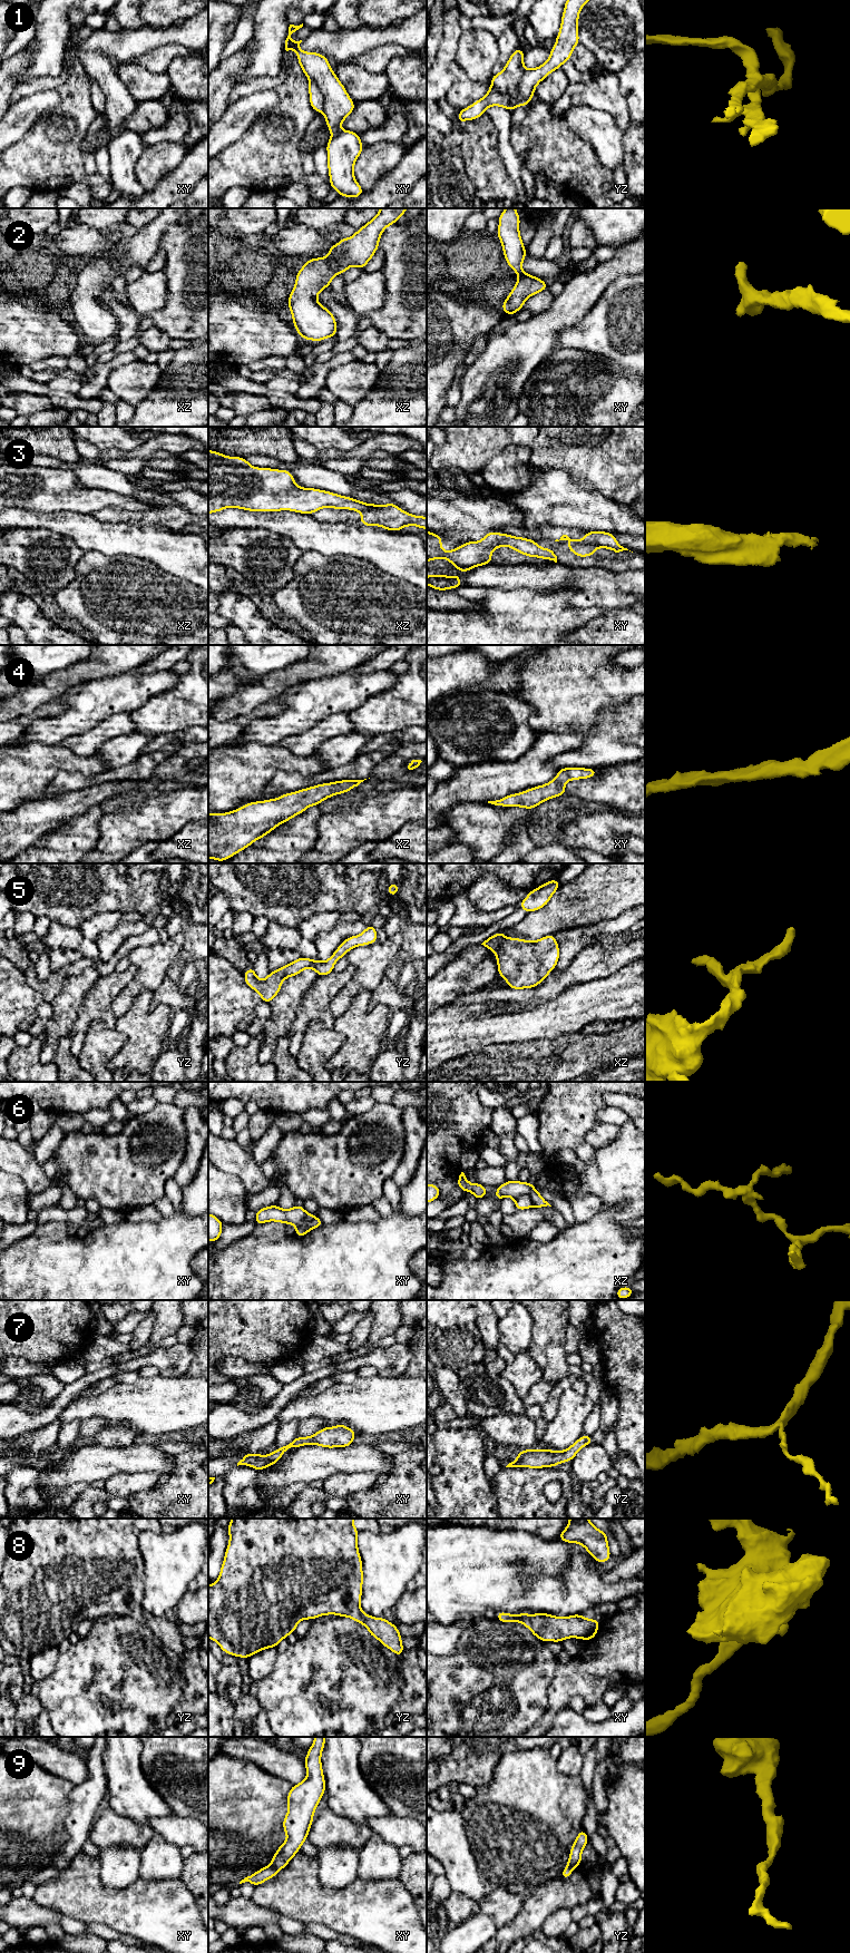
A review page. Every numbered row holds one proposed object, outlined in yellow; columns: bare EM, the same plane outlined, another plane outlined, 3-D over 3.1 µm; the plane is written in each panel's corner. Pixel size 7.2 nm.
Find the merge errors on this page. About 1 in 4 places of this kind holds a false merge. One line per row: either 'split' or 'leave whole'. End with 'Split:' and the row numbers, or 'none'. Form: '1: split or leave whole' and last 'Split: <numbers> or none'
1: split
2: leave whole
3: split
4: leave whole
5: leave whole
6: split
7: split
8: leave whole
9: leave whole
Split: 1, 3, 6, 7

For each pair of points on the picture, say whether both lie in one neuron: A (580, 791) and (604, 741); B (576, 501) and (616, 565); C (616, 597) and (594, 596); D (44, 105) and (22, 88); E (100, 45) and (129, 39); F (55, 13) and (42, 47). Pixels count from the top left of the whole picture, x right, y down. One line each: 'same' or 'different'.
A: different
B: different
C: same
D: different
E: same
F: same

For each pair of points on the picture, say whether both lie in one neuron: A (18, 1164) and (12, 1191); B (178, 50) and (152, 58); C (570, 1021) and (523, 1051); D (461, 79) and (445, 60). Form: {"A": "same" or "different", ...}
{"A": "different", "B": "same", "C": "different", "D": "different"}

